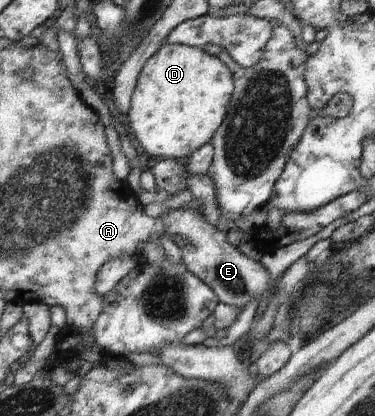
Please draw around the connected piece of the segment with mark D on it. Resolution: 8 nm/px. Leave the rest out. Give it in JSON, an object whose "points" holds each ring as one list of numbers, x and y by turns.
{"points":[[167,43,143,67,126,122,151,156,189,158,221,128,233,94,234,74,219,57,199,47]]}

